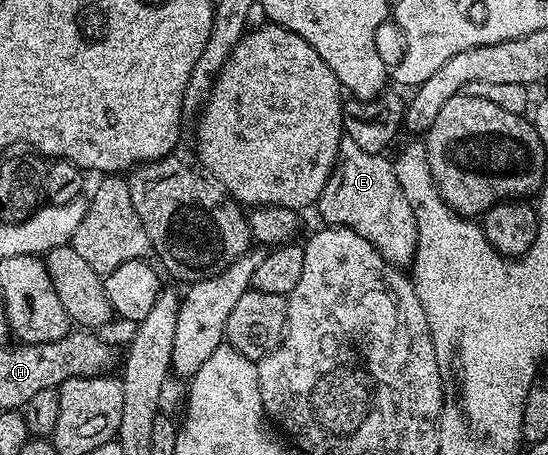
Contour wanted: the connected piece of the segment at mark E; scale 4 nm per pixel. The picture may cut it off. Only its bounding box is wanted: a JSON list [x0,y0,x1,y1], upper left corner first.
[316,136,418,267]

